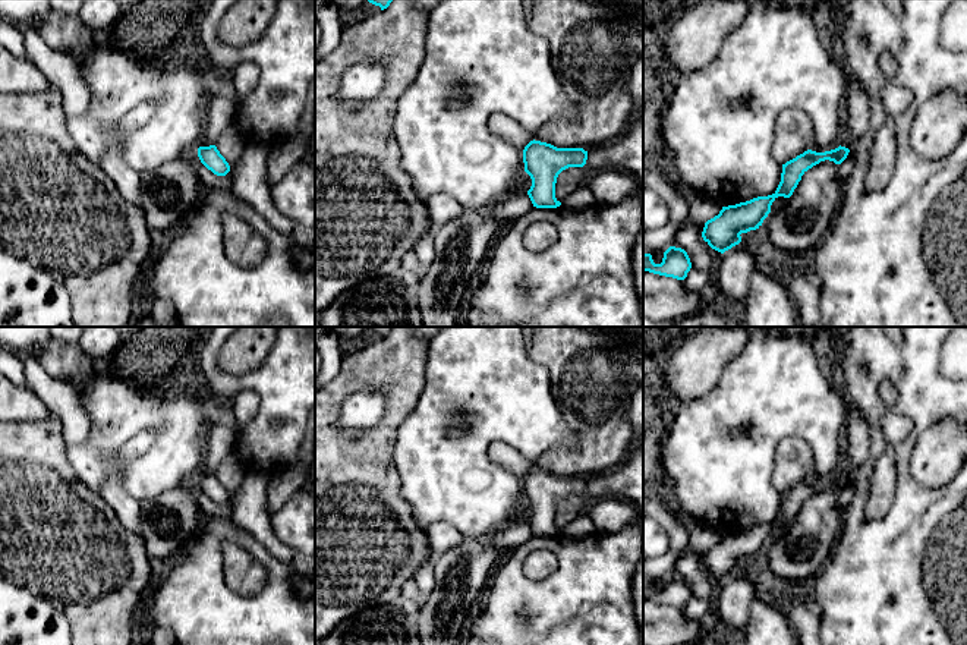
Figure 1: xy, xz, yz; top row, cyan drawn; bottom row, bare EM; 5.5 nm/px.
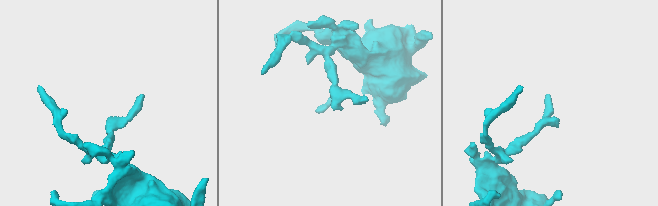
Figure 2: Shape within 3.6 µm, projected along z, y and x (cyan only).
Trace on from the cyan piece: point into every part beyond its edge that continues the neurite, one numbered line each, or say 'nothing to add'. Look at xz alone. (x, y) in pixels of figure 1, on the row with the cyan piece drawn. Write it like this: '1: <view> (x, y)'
nothing to add

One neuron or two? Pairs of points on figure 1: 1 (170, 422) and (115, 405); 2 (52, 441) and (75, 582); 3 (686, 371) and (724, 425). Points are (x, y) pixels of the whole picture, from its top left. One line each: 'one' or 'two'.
1: one
2: one
3: two

